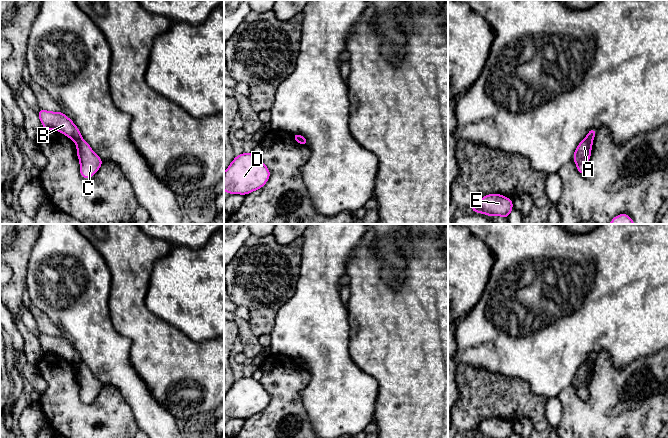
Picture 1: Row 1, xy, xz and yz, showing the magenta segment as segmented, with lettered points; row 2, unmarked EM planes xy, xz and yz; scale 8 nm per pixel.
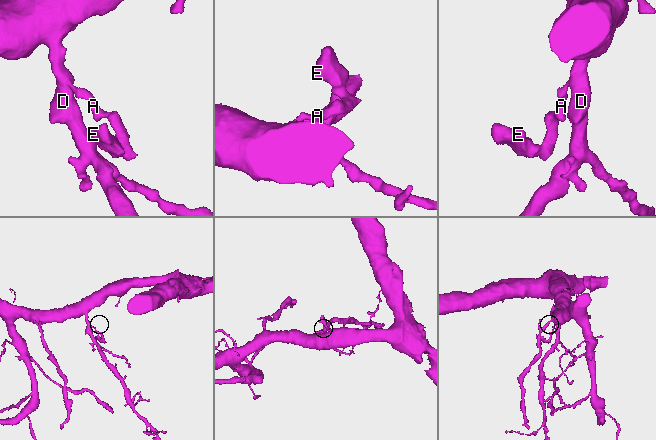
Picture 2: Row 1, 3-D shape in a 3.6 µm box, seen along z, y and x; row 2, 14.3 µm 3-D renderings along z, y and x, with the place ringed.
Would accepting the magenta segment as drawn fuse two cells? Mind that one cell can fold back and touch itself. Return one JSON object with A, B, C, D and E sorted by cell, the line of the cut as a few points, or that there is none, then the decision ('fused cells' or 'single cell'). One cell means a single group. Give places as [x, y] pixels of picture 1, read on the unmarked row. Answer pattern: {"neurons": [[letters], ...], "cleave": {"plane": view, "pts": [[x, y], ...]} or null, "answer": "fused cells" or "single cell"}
{"neurons": [["A", "C", "E"], ["B", "D"]], "cleave": {"plane": "xy", "pts": [[81, 361], [75, 365]]}, "answer": "fused cells"}

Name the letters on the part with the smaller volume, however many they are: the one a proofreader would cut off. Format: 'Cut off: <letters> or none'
Cut off: A, C, E

